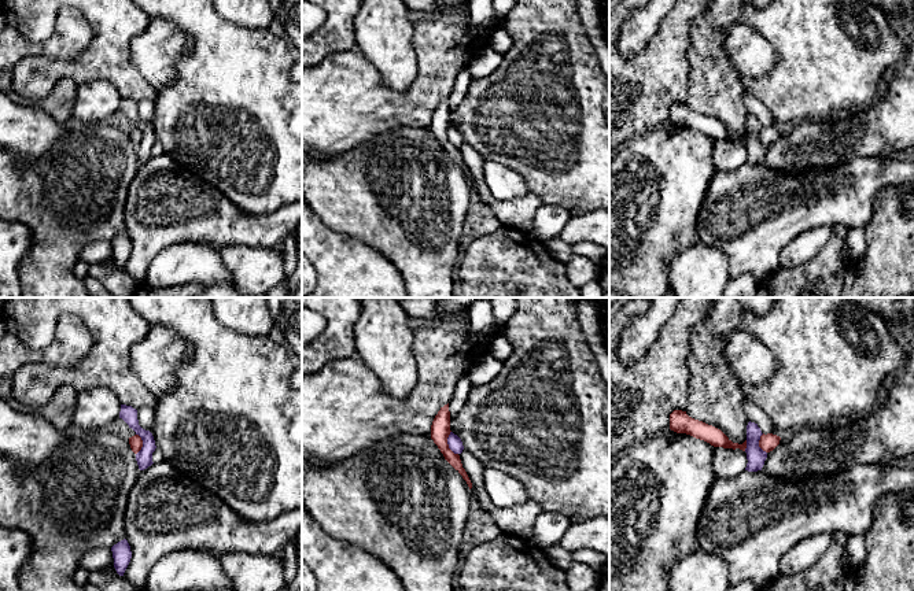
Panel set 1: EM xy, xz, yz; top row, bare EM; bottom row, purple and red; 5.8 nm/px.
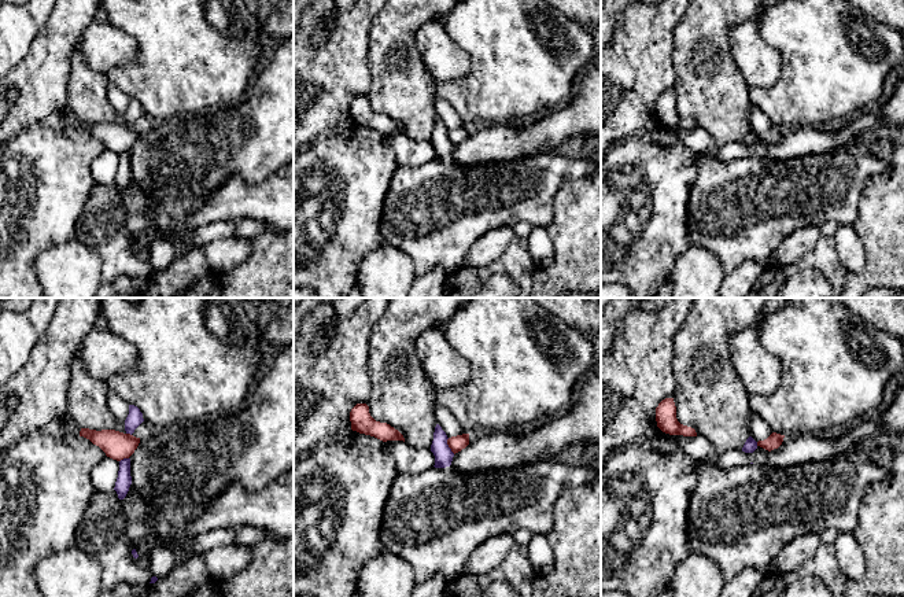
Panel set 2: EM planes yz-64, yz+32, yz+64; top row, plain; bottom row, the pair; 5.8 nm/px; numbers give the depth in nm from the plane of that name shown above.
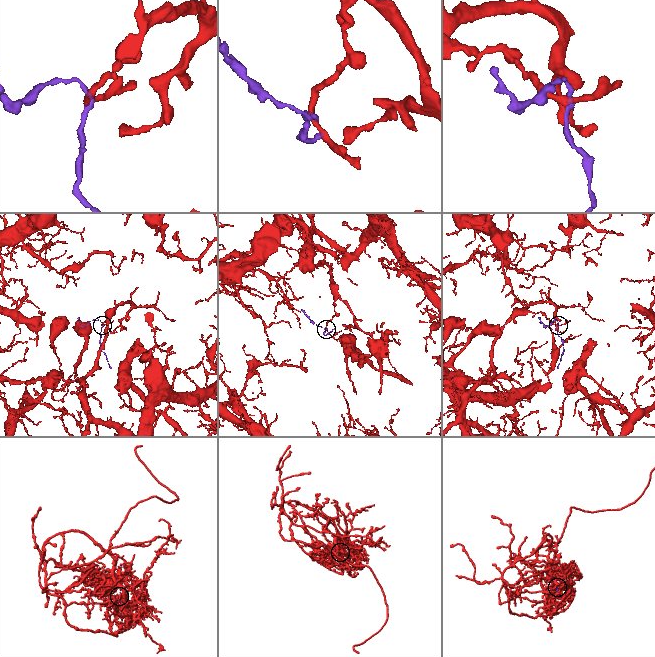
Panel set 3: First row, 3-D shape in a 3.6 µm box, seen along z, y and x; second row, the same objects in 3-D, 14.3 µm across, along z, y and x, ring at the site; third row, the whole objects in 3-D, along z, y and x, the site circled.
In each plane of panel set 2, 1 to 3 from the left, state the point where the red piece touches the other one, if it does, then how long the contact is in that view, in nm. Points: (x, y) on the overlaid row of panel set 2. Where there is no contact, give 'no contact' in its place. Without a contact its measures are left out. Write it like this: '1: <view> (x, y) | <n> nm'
1: yz-64 (124, 459) | 60 nm
2: yz+32 (447, 446) | 100 nm
3: yz+64 (756, 443) | 30 nm

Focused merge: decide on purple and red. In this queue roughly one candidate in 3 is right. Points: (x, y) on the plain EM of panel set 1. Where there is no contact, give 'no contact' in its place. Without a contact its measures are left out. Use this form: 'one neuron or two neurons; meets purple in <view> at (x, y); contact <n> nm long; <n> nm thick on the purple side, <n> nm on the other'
two neurons; meets purple in xz at (448, 136); contact 150 nm long; 80 nm thick on the purple side, 110 nm on the other

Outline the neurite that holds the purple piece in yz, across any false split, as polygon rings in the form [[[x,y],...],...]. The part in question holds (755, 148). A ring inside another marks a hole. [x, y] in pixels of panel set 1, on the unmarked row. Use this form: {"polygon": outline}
{"polygon": [[[749,114],[747,118],[747,141],[745,141],[748,152],[745,163],[748,165],[762,163],[764,154],[767,151],[767,145],[759,140],[759,133],[762,128],[763,126],[758,119],[758,117]]]}

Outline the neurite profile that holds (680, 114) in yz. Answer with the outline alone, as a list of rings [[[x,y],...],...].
[[[674,103],[670,107],[670,122],[677,126],[686,126],[696,132],[704,133],[714,140],[740,141],[745,144],[747,133],[742,137],[733,136],[720,122],[694,112],[682,103]]]

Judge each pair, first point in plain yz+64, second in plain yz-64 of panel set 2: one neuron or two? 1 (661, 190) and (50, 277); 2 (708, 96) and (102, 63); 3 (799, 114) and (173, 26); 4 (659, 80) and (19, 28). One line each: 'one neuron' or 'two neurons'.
1: two neurons
2: two neurons
3: one neuron
4: two neurons

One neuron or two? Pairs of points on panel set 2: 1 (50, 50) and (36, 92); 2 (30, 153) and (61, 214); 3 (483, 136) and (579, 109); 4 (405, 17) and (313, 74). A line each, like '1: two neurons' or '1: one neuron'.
1: one neuron
2: one neuron
3: one neuron
4: two neurons

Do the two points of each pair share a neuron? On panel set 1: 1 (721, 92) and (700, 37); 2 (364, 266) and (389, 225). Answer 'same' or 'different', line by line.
1: same
2: different

